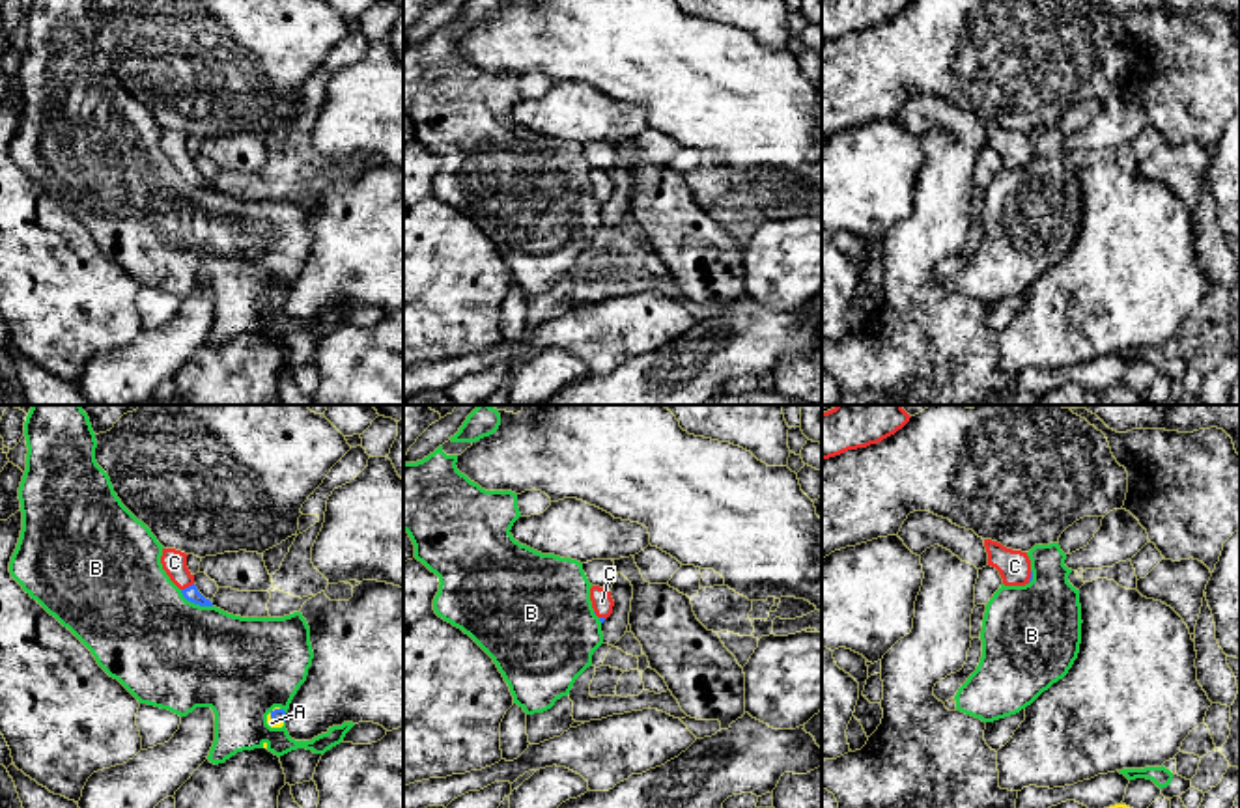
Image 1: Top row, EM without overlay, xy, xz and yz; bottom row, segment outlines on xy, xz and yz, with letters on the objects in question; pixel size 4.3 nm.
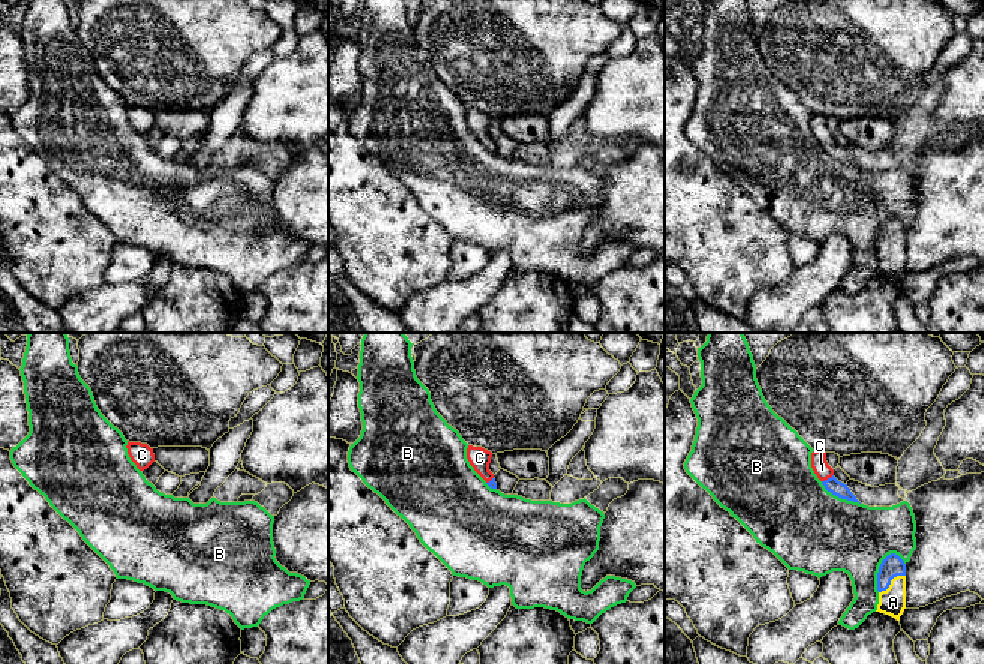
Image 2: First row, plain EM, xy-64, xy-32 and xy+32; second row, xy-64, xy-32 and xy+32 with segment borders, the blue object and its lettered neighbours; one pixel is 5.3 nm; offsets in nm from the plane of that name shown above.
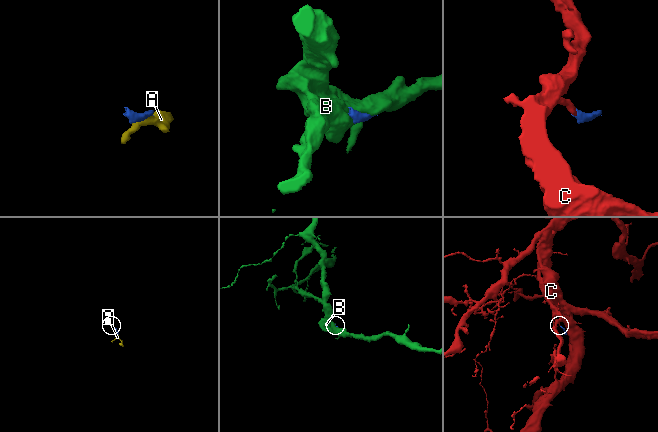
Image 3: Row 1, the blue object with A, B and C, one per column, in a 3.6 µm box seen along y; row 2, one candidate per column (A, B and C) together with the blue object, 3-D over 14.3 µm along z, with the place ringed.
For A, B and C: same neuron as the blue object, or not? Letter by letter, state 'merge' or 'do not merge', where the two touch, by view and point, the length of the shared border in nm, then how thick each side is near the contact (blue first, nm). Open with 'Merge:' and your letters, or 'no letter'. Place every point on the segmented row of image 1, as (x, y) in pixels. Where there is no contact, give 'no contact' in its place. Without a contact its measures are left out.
Merge: A, C
A: merge; contact xy (273, 719); length 80 nm; calibres 60 and 40 nm
B: do not merge; contact xy (195, 603); length 160 nm; calibres 70 and 480 nm
C: merge; contact xy (189, 586); length 70 nm; calibres 70 and 110 nm

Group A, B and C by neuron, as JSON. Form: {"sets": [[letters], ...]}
{"sets": [["A", "C"], ["B"]]}

